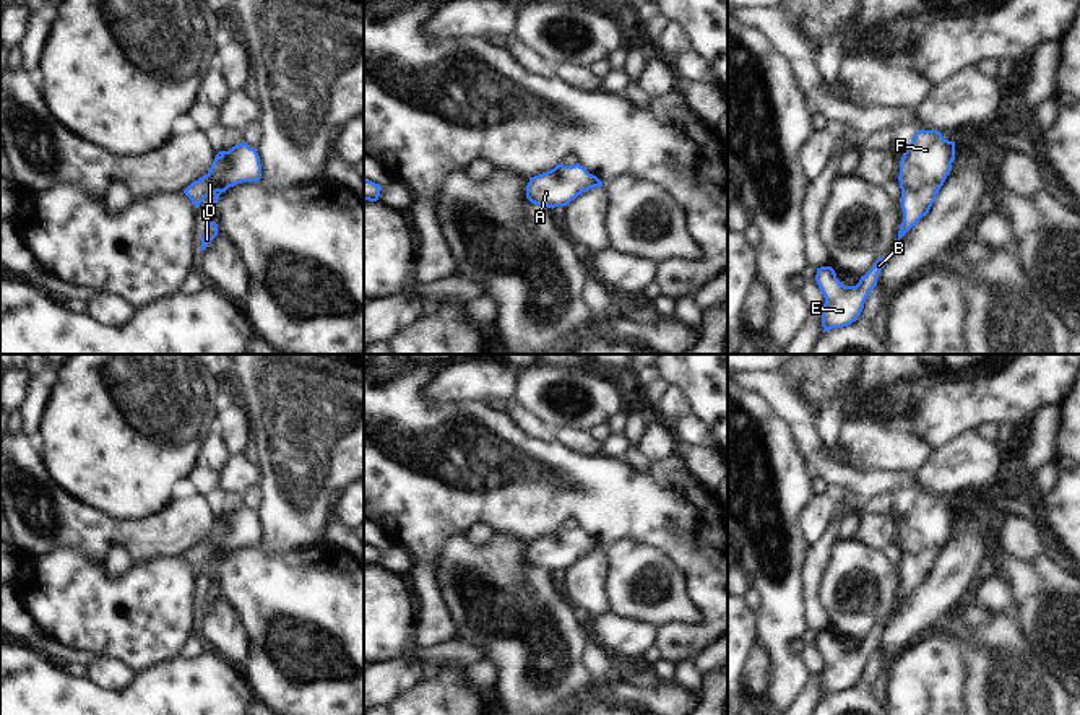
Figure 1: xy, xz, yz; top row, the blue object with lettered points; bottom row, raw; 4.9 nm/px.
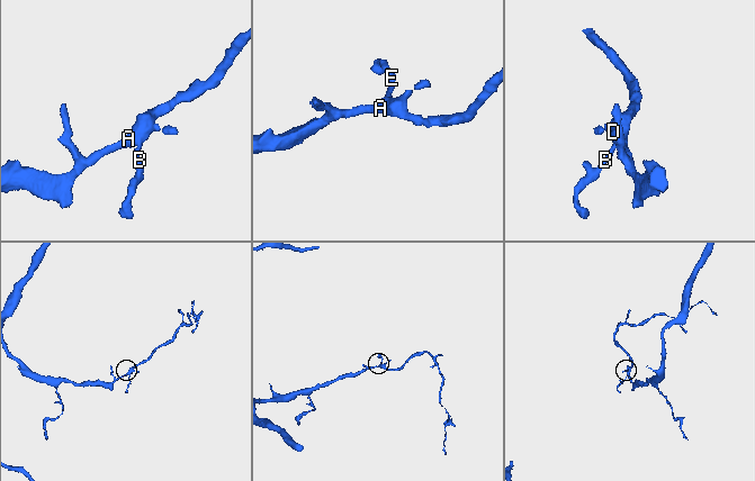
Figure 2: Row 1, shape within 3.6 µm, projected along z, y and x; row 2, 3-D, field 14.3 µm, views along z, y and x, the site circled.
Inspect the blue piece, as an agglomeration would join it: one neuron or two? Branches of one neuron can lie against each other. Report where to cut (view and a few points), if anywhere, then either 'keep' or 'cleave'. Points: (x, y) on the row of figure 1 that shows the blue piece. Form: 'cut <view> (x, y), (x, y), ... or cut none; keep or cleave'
cut none; keep

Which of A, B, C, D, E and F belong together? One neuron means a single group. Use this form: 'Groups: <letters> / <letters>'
Groups: A B C D E F.

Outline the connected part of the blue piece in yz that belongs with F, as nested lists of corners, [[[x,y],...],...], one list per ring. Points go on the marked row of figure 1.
[[[919,130],[919,132],[914,133],[913,141],[911,141],[909,146],[905,150],[903,158],[901,158],[901,161],[900,161],[900,176],[898,176],[898,180],[900,180],[900,188],[901,188],[900,203],[901,203],[901,210],[903,210],[903,223],[900,224],[898,240],[895,242],[893,249],[898,245],[900,239],[901,239],[913,226],[916,226],[918,221],[919,221],[922,216],[926,216],[926,214],[929,213],[932,203],[934,203],[935,198],[937,198],[937,193],[939,193],[940,187],[944,185],[947,176],[948,176],[950,171],[952,171],[952,162],[953,162],[953,159],[955,159],[955,141],[945,140],[945,138],[942,136],[942,133],[937,132],[937,130]]]

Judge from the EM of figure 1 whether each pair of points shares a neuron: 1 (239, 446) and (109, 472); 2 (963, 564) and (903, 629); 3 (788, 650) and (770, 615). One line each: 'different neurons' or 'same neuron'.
1: different neurons
2: same neuron
3: same neuron

